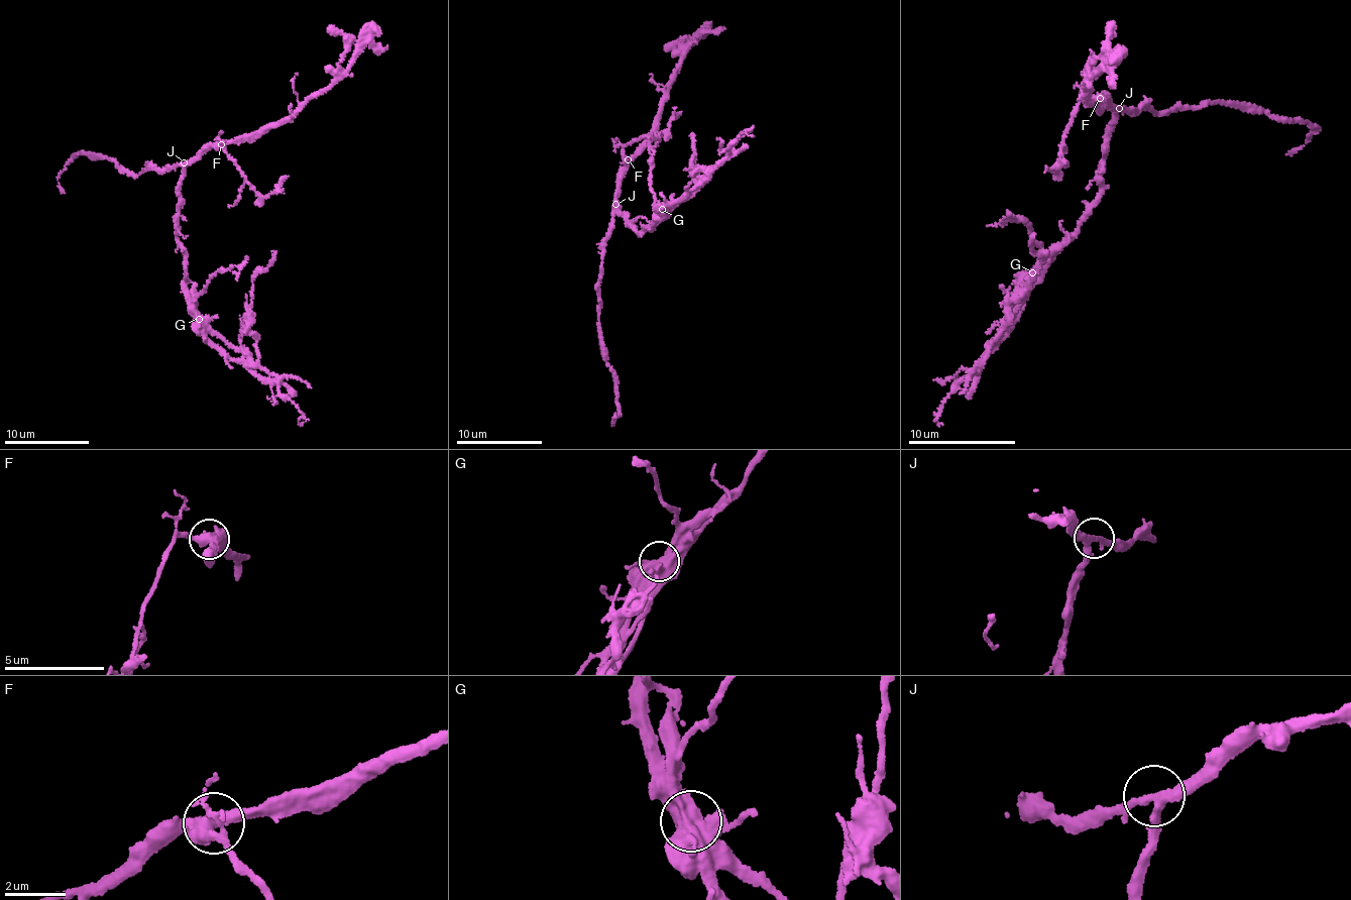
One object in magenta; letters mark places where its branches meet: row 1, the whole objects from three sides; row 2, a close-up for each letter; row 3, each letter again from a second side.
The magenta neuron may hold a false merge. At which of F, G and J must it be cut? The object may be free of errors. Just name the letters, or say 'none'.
none

